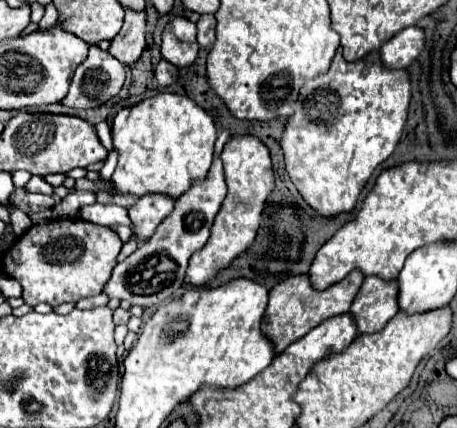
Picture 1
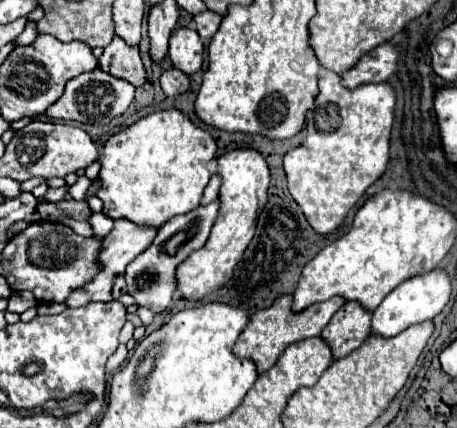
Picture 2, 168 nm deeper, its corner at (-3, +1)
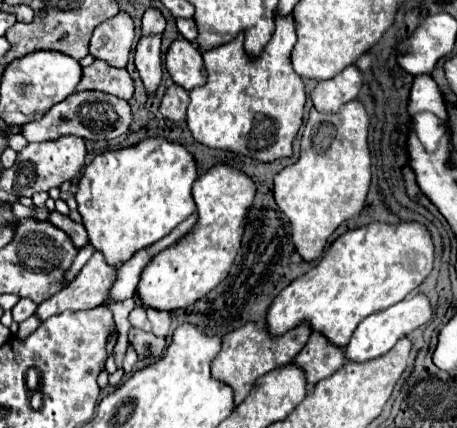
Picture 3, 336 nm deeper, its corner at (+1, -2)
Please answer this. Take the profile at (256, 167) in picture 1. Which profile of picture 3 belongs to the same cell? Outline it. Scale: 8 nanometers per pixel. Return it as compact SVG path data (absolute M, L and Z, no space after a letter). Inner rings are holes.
M216 164L192 186L192 198L200 214L196 226L178 244L156 254L144 268L136 292L142 302L160 310L180 310L214 290L230 272L244 234L244 220L256 196L254 180L228 164Z

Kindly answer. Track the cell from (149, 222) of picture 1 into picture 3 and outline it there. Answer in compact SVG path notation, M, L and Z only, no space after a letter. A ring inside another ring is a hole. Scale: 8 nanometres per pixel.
M94 252L78 276L64 290L42 302L36 314L42 320L48 320L64 310L86 310L104 304L112 284L116 282L116 274L118 268L112 268L100 252Z

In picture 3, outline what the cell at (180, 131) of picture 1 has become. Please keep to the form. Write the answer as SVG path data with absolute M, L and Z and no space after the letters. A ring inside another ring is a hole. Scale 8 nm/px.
M164 136L146 138L134 144L132 148L128 146L120 150L104 150L84 168L76 194L78 212L82 214L90 244L94 244L94 248L106 256L108 264L114 266L124 264L136 250L164 238L166 234L170 234L174 226L178 226L184 218L188 218L196 210L190 192L196 178L198 164L194 156L180 142L174 142Z

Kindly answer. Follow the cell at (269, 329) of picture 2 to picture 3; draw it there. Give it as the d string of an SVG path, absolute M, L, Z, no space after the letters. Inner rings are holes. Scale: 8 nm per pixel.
M256 322L244 324L224 336L222 350L212 362L212 376L218 380L224 380L228 386L232 386L232 390L236 394L236 406L238 406L250 394L256 378L270 372L276 366L284 366L284 364L292 362L296 358L296 354L308 342L310 334L312 334L312 328L308 322L298 324L296 328L292 328L290 332L282 334L282 336L272 336L266 326L260 328Z

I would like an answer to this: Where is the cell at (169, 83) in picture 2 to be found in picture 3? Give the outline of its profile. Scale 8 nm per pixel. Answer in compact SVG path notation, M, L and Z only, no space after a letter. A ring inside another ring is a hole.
M172 84L170 88L166 88L164 96L162 96L162 102L160 102L160 112L162 116L170 118L172 122L180 122L186 118L186 108L188 108L188 92L178 86L178 84Z

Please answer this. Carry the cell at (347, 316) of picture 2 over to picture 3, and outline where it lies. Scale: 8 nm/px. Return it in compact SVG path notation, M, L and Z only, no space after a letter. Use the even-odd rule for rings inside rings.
M312 332L308 344L294 358L294 362L306 370L308 384L314 386L316 382L332 376L346 360L344 360L344 348L328 344L326 336L322 336L320 332Z

